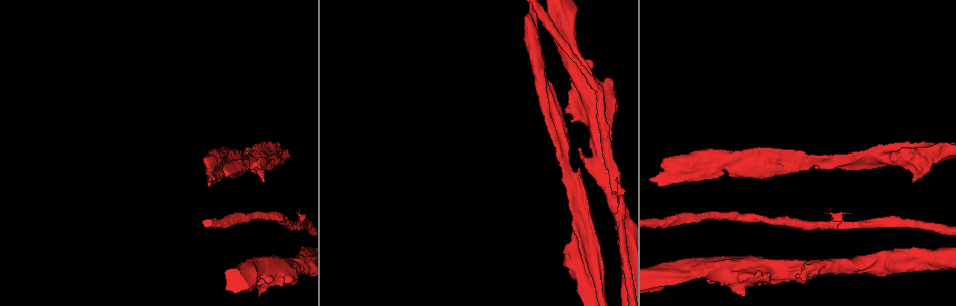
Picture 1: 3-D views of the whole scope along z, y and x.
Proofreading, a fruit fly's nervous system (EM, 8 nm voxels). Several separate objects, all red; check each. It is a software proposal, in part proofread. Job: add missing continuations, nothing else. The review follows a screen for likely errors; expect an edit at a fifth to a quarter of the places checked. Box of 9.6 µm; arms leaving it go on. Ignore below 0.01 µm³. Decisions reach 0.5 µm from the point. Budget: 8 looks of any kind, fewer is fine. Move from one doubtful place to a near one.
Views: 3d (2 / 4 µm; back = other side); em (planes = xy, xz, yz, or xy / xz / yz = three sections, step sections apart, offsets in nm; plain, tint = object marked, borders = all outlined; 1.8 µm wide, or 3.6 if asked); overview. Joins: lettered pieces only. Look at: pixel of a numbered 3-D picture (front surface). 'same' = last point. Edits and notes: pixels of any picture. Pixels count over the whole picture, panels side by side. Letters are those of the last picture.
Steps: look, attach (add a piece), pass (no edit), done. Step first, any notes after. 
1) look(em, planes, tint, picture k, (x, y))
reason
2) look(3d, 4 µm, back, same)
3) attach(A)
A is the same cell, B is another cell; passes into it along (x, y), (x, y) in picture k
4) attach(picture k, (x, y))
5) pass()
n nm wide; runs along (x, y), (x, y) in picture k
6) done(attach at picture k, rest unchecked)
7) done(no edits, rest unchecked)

look(3d, 2 µm, picture 1, (222, 177))
branch stops here

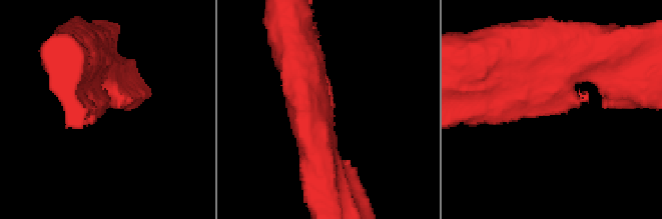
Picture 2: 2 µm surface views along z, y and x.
look(em, yz, step 8, tint, picture 2, (330, 103))

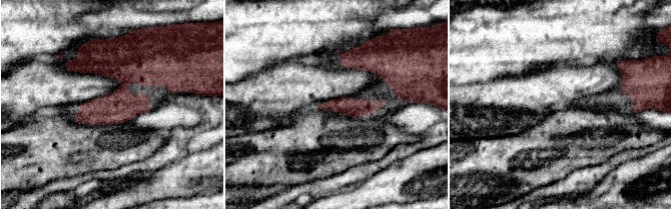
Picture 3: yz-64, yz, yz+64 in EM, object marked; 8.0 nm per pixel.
look(em, planes, borders, same)
another direction

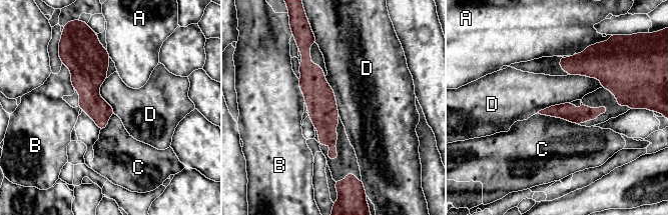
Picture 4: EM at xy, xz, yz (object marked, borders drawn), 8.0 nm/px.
pass()
C touches over 340 nm; A, B, C and D are other cells; runs along (304, 58), (319, 96), (335, 156) in picture 4; none of them fits

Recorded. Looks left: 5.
look(em, xz, step 8, tint, picture 1, (812, 161))
thin neck

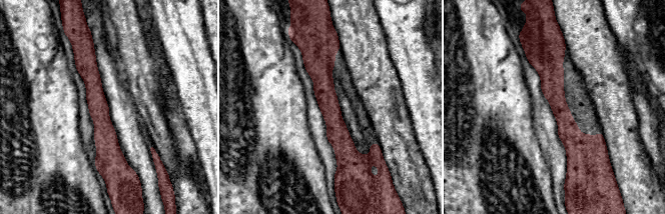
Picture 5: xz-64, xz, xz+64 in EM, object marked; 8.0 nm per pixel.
look(em, planes, borders, same)

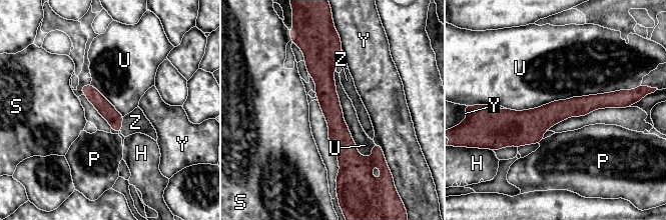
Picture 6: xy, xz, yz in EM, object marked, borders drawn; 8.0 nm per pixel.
attach(Z)
U touches over 950 nm; Z is the same cell, H, P, S, U and Y are other cells; passes into it along (103, 106), (121, 124), (135, 122) in picture 6; it goes on there

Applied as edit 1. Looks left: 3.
look(overview)
redraw

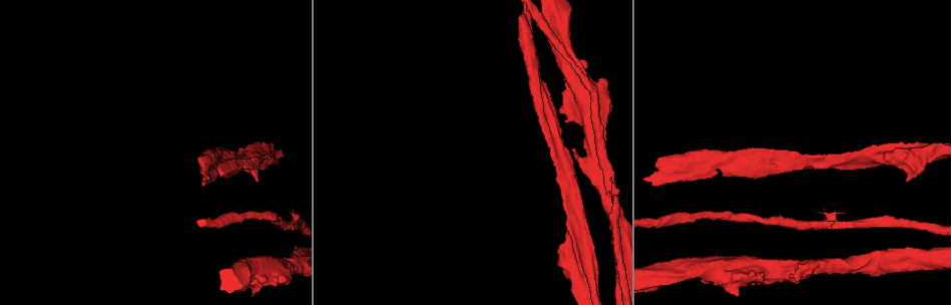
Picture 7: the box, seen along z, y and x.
look(em, planes, borders, picture 7, (791, 277))
stops while still wide

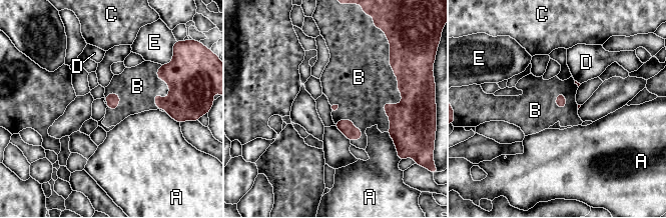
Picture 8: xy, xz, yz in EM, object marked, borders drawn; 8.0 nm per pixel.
attach(B)
B is the same cell, A, C, D and E are other cells; passes into it along (413, 123), (398, 104), (374, 84) in picture 8; it goes on there

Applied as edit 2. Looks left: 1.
done(attach at picture 6, attach at picture 8, rest unchecked)

